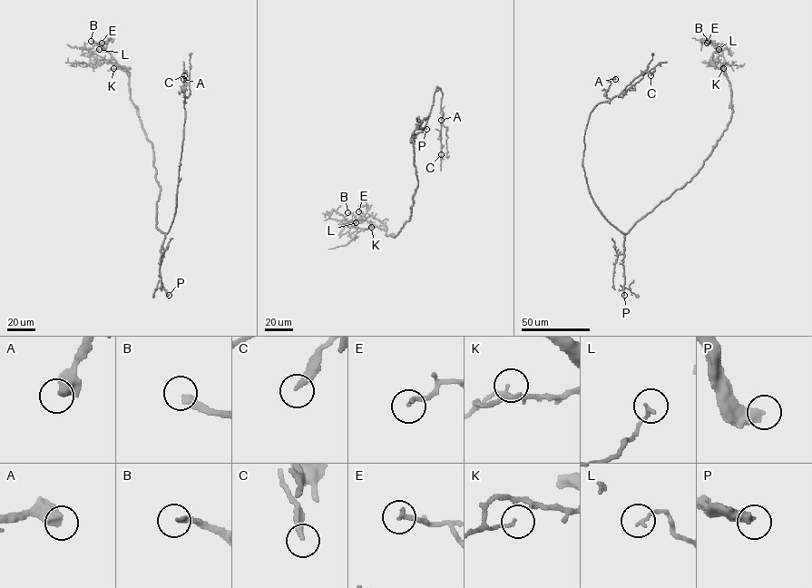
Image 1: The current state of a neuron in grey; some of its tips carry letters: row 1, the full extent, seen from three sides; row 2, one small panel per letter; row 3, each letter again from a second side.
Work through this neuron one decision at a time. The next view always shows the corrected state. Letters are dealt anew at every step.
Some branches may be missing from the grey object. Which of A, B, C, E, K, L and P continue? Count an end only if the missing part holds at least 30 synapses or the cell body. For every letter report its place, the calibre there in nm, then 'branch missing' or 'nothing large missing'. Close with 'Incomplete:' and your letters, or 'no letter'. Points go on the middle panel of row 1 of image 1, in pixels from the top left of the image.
A: place (441, 120); calibre 550 nm; nothing large missing
B: place (347, 212); calibre 240 nm; branch missing
C: place (441, 154); calibre 280 nm; nothing large missing
E: place (358, 211); calibre 190 nm; nothing large missing
K: place (371, 227); calibre 100 nm; nothing large missing
L: place (356, 222); calibre 160 nm; nothing large missing
P: place (426, 129); calibre 460 nm; branch missing
Incomplete: B, P

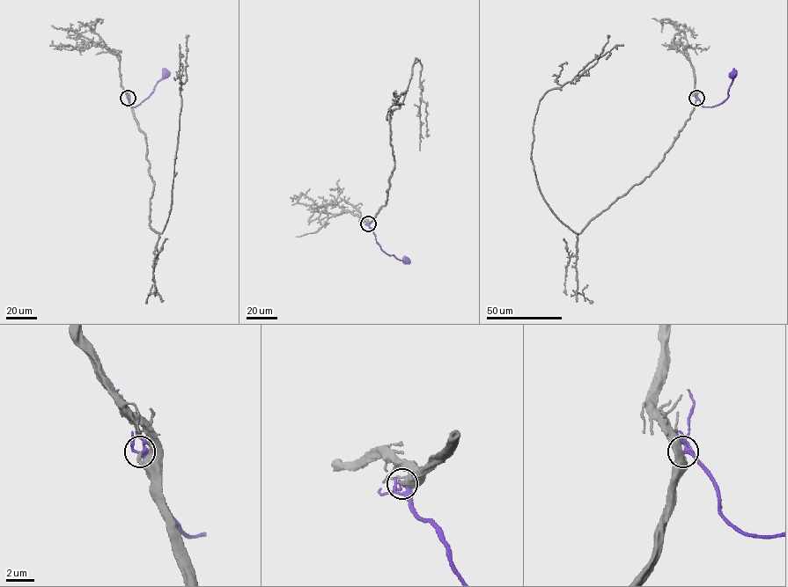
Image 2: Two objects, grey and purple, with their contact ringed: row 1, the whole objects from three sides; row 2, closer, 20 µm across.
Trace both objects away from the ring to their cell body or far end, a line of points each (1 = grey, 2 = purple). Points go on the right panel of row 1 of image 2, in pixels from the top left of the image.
1: (696, 98), (659, 165), (573, 232), (540, 191), (533, 124), (542, 96), (575, 84), (607, 35)
2: (696, 98), (703, 106), (721, 104), (728, 97), (734, 75)

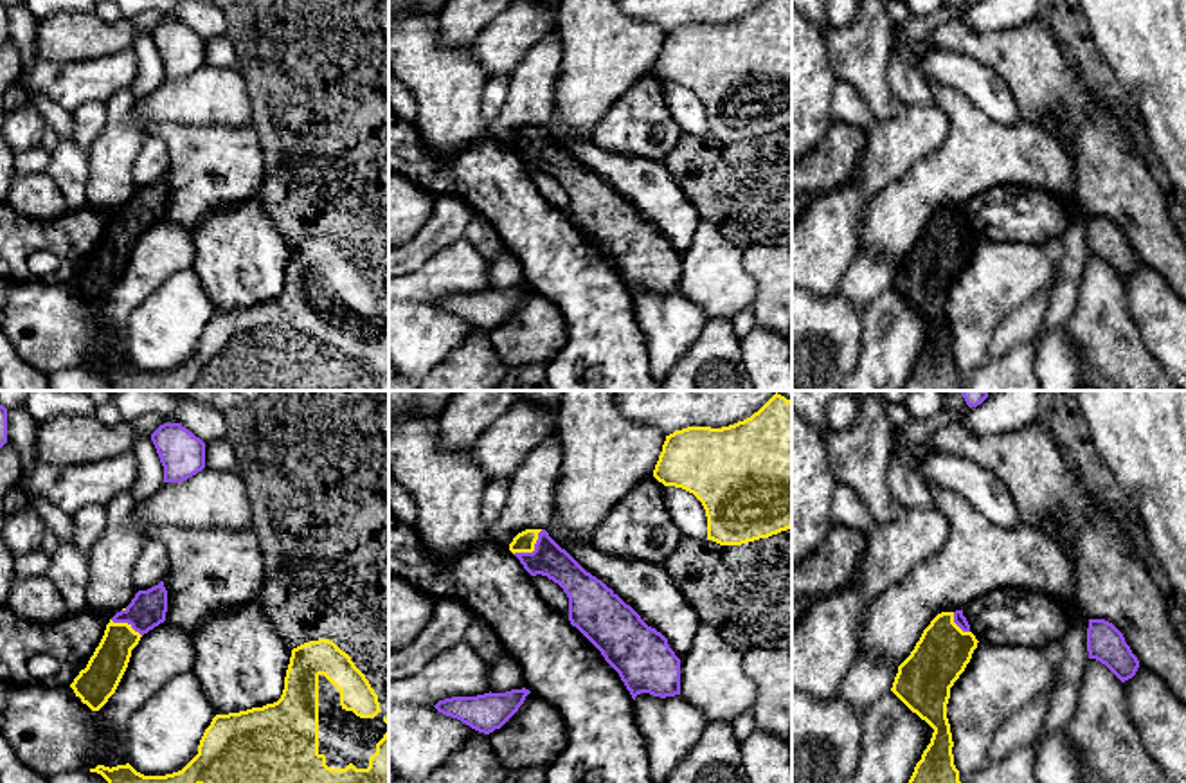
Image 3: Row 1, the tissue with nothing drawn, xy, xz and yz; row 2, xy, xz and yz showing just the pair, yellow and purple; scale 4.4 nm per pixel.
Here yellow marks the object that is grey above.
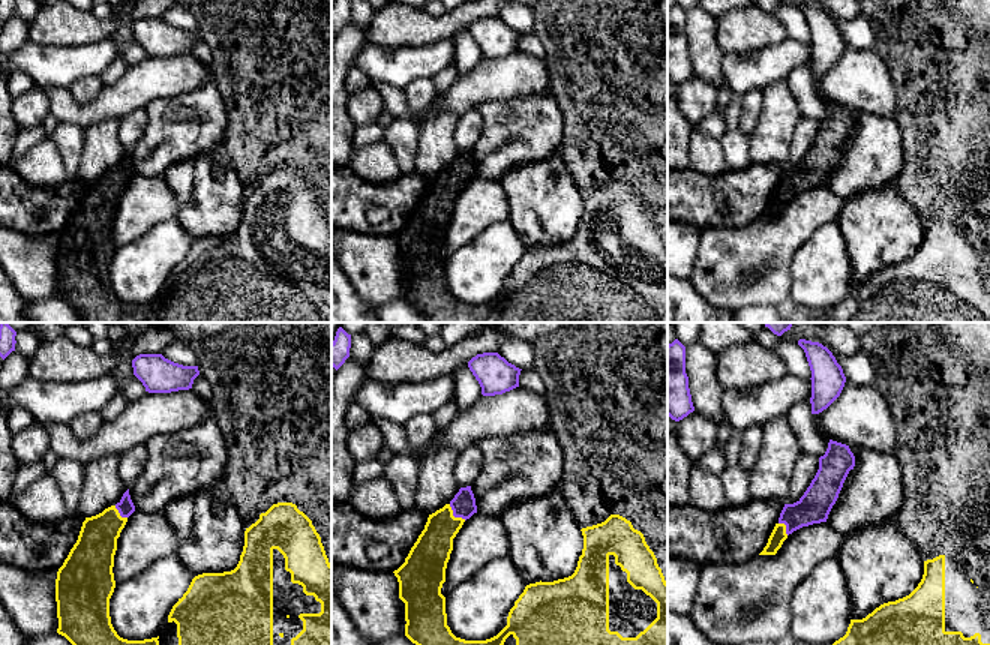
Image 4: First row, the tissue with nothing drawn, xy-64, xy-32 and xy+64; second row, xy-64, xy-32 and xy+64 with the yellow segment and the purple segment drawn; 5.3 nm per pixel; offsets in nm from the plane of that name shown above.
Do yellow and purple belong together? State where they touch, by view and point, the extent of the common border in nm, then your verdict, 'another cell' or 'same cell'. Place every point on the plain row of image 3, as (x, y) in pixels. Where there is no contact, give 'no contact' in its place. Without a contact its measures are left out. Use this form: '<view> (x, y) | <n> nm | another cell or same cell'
xz (533, 146) | 170 nm | same cell

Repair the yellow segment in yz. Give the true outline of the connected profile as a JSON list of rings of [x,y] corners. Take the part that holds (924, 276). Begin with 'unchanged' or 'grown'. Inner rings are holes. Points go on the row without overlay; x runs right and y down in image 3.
grown; [[[963,207],[941,209],[898,263],[891,288],[934,326],[903,391],[961,391],[947,301],[977,239]]]

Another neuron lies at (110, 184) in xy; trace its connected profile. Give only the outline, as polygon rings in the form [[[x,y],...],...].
[[[131,88],[115,92],[104,104],[106,124],[88,149],[86,205],[115,212],[137,191],[133,164],[146,137],[133,121]]]

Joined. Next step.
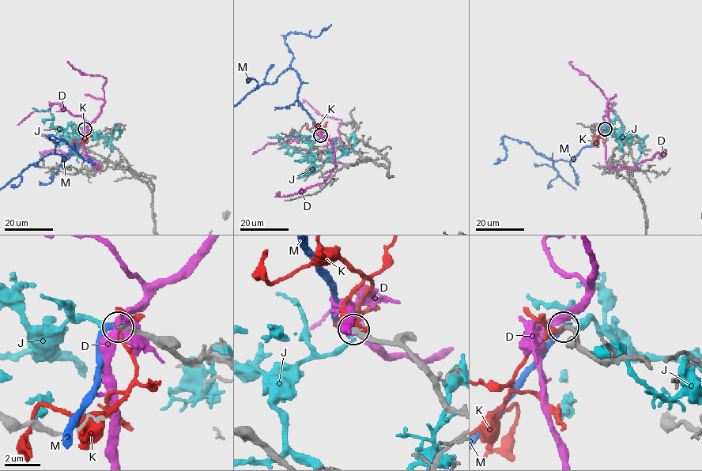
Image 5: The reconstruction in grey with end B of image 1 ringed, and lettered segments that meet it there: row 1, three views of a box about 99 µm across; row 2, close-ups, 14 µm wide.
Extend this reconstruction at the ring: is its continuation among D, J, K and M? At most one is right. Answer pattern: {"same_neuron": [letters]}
{"same_neuron": []}

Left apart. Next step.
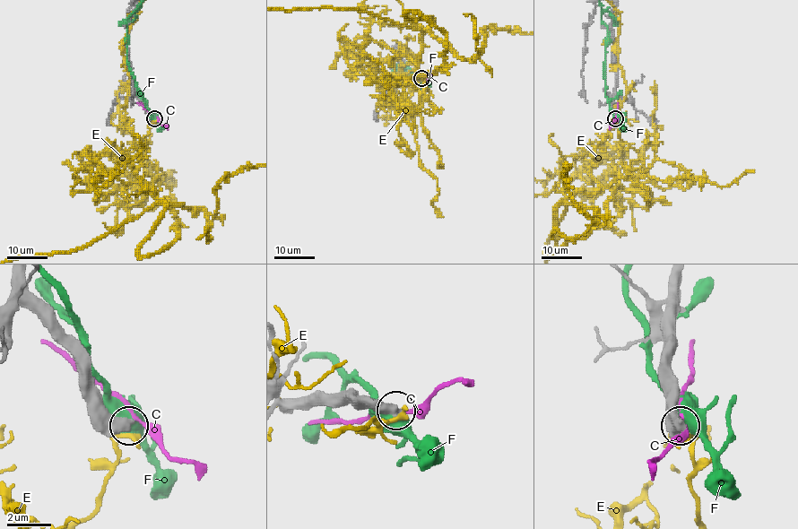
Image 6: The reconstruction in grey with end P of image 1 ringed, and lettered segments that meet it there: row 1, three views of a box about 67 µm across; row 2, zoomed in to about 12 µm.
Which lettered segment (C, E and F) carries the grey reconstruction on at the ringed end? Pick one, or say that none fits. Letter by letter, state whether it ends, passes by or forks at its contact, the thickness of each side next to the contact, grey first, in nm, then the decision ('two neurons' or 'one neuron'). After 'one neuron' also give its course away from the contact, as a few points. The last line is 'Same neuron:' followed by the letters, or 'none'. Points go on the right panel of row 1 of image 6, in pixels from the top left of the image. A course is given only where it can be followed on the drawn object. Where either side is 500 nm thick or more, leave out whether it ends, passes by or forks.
C: it passes by; calibres 480 and 220 nm; two neurons
E: calibres 550 and 300 nm; two neurons
F: calibres 800 and 550 nm; two neurons
Same neuron: none

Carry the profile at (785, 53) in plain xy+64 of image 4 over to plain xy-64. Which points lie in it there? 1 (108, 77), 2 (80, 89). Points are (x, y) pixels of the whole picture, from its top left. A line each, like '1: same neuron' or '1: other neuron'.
1: other neuron
2: other neuron

